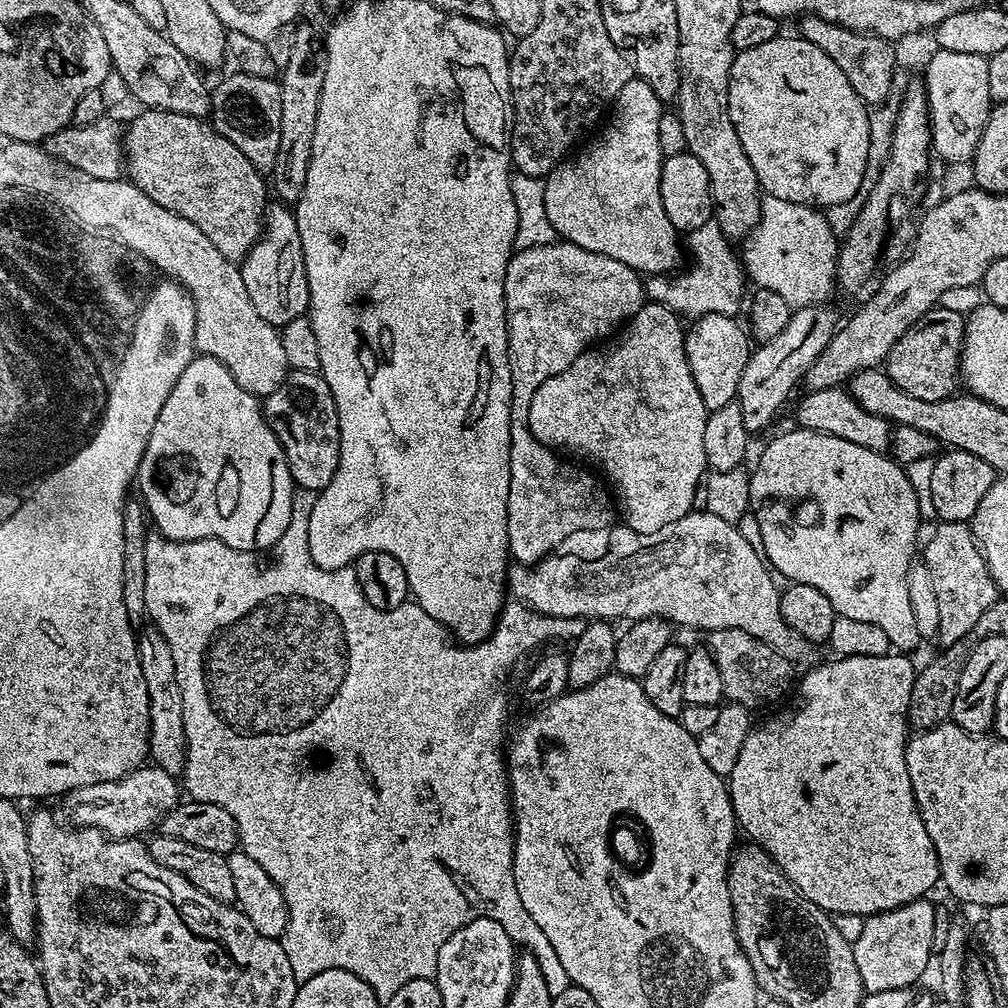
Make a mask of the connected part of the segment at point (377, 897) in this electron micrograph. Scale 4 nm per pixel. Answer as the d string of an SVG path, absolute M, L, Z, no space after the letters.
M305 488L297 491L292 521L274 549L276 565L273 568L259 568L253 553L234 550L226 546L226 542L217 540L168 540L152 534L144 544L147 619L164 635L166 642L170 642L177 665L183 666L183 675L192 680L204 676L204 700L196 700L193 704L191 701L184 706L187 760L182 784L187 795L198 802L222 806L222 810L230 813L238 826L239 847L250 854L250 858L274 878L278 890L282 890L288 907L288 925L279 941L298 982L314 978L314 974L322 974L322 970L350 970L374 990L381 1002L389 1000L414 978L433 979L442 942L446 942L454 930L480 916L502 925L512 941L520 946L525 944L529 953L551 953L550 938L546 938L538 922L526 914L512 873L512 859L516 853L514 809L510 803L506 756L502 751L506 740L506 732L504 736L500 729L504 704L496 695L508 671L527 652L534 651L547 640L571 641L586 630L589 621L582 616L554 618L533 612L525 604L508 602L500 609L496 626L487 640L461 646L444 625L422 610L420 604L409 602L389 612L378 610L366 602L362 586L358 586L355 567L326 570L310 558L308 531L316 497L317 493Z

